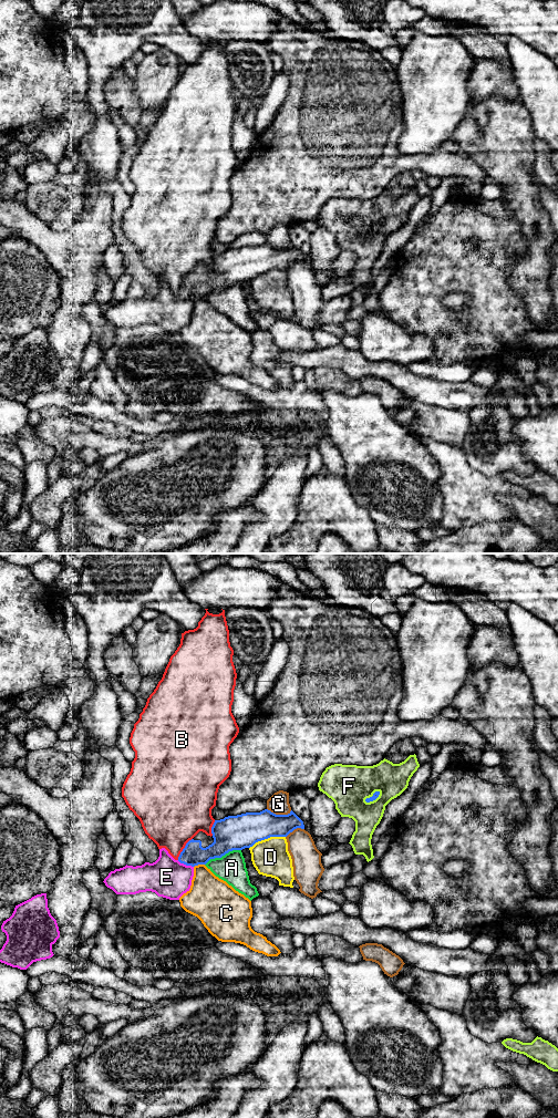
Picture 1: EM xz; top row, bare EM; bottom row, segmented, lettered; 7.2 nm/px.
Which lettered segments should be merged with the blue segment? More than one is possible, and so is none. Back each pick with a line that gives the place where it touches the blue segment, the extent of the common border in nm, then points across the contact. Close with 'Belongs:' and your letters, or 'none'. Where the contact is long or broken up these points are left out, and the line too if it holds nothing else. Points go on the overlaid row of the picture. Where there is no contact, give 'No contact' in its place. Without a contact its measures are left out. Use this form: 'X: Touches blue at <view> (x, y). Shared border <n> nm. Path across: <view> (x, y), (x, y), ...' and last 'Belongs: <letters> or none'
E: Touches blue at xz (185, 863). Shared border 130 nm. Path across: xz (193, 855), (185, 863), (172, 877), (166, 877)
Belongs: E

